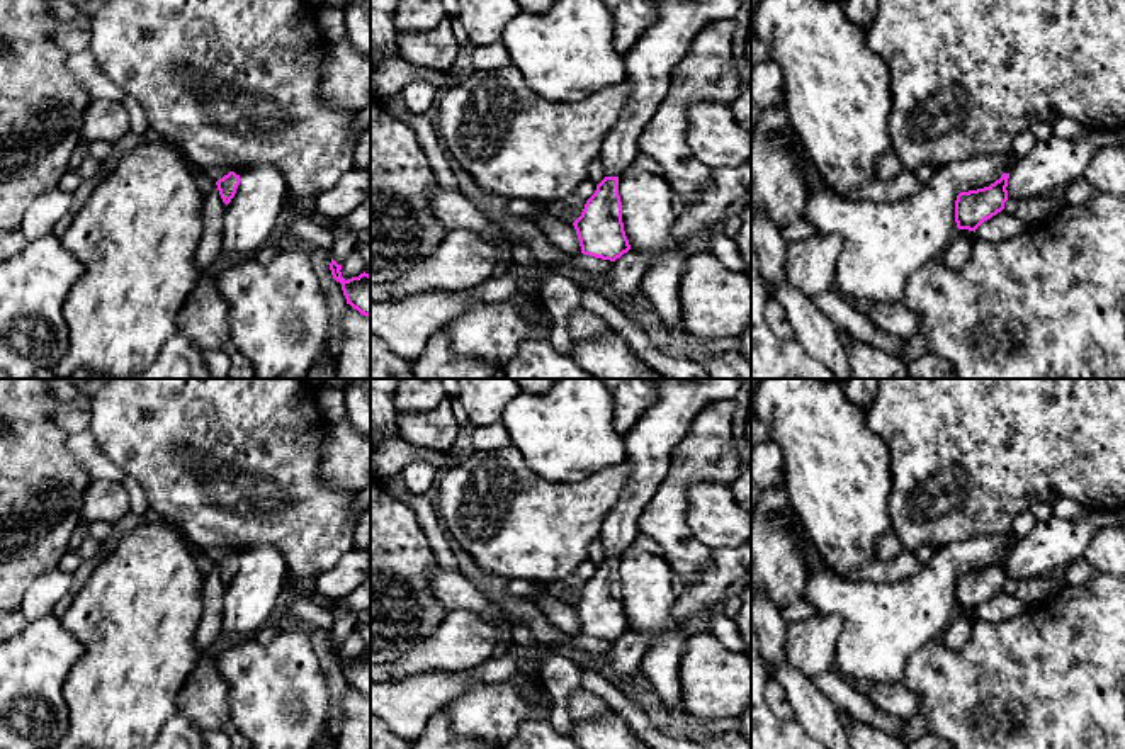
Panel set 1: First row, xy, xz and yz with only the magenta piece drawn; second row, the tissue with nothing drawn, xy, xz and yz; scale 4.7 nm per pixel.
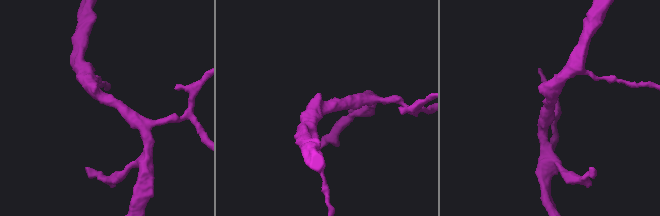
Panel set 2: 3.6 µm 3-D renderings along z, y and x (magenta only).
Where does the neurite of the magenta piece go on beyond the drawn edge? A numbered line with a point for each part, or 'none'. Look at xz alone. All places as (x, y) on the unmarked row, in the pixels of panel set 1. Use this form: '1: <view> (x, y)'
1: xz (650, 444)

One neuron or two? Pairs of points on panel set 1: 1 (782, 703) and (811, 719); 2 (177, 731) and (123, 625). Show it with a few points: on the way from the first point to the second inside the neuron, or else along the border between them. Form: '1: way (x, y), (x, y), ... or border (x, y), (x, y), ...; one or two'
1: border (770, 676), (784, 690), (796, 717); two
2: border (177, 710), (158, 731); two

